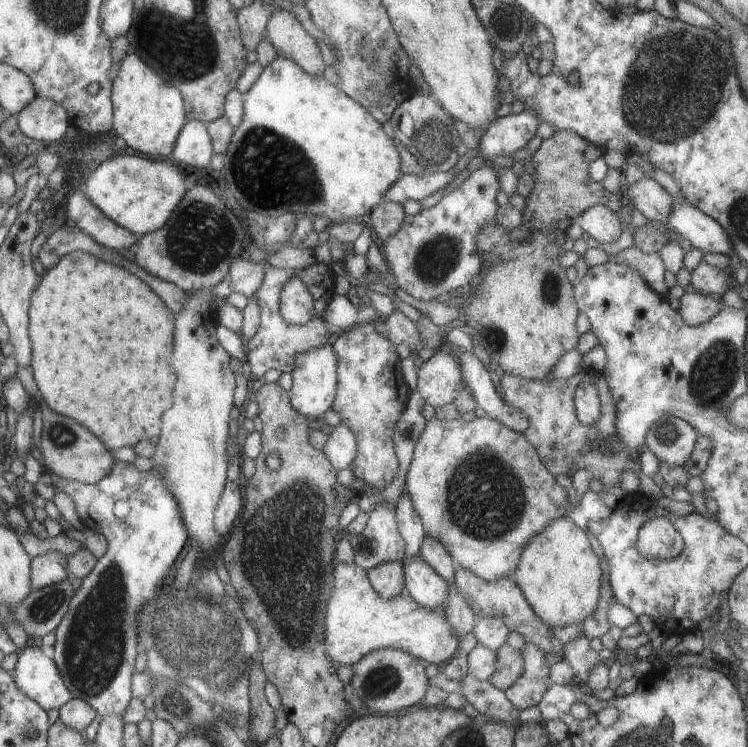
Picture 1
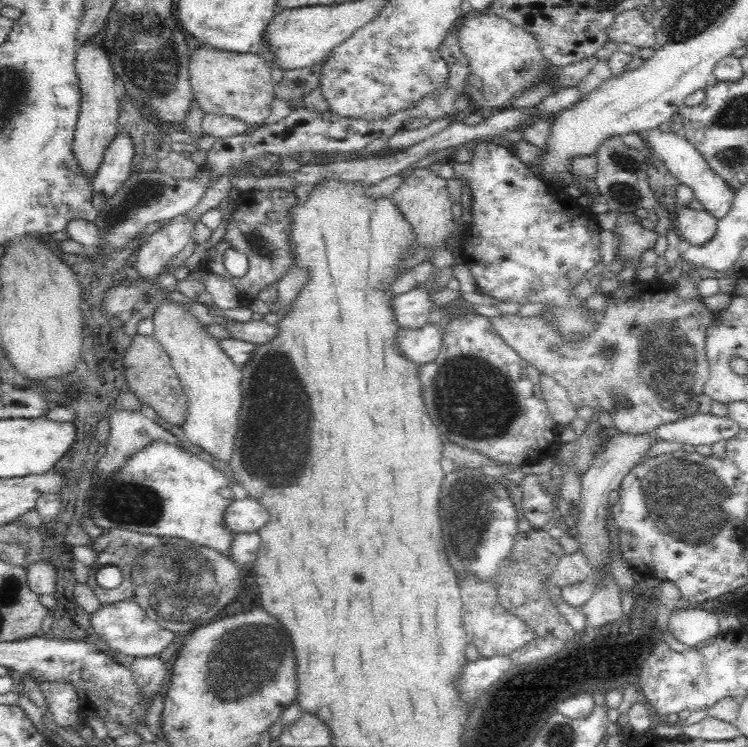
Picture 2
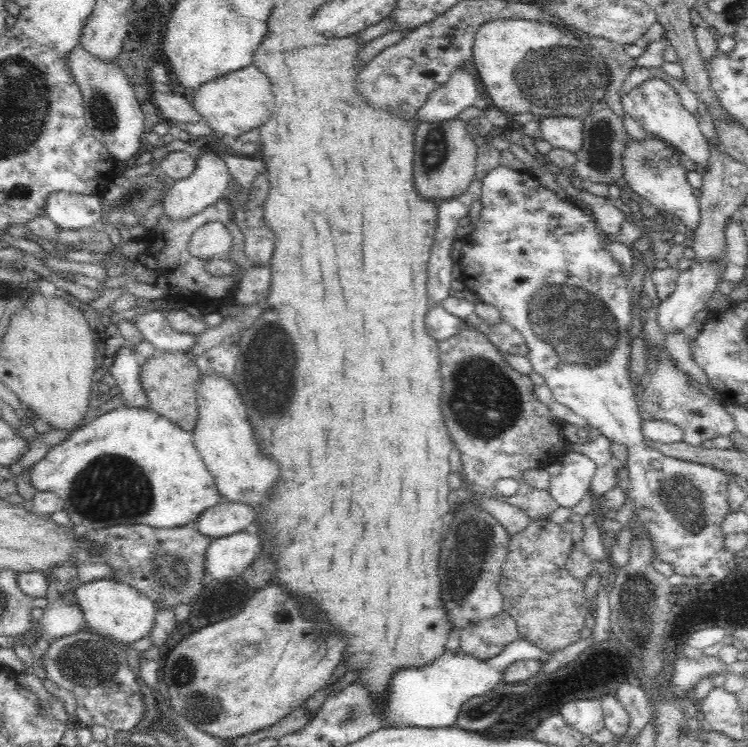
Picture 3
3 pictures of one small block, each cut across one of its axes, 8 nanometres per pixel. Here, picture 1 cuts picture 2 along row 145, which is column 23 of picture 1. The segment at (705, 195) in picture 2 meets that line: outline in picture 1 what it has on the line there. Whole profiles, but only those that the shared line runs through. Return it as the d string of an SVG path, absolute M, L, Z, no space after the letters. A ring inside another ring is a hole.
M26 645L18 651L18 663L13 680L21 692L34 700L41 708L60 709L74 696L64 685L60 672L52 657L46 655L37 645Z

